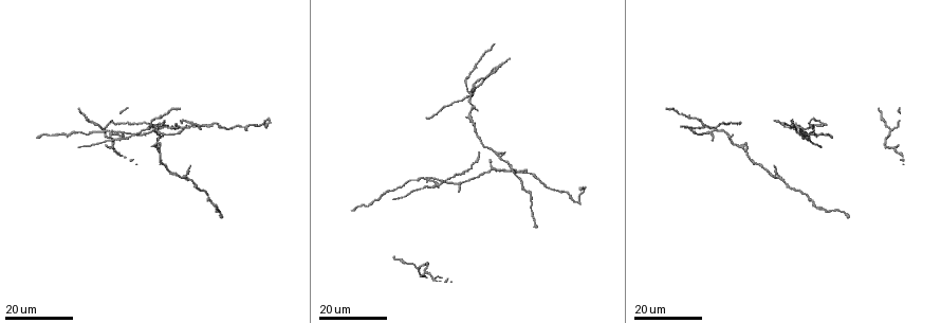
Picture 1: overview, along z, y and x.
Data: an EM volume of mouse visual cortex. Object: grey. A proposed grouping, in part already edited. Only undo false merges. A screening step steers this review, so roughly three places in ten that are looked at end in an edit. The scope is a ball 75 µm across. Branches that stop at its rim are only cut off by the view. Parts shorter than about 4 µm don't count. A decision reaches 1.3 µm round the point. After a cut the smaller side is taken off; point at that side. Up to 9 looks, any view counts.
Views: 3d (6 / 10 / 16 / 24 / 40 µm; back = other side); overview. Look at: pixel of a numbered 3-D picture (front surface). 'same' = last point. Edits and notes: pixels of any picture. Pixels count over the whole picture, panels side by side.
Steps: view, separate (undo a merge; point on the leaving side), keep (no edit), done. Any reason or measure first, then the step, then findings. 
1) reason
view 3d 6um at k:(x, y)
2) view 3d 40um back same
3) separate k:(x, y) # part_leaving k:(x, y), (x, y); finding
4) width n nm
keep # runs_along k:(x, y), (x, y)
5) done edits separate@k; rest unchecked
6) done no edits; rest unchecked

thick turns thin
view 3d 24um at 1:(206, 123)

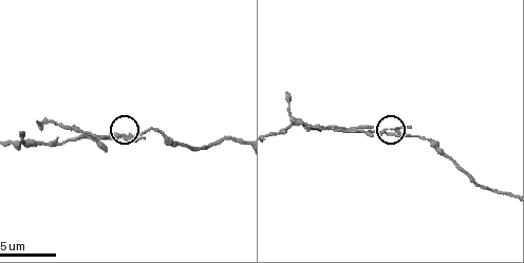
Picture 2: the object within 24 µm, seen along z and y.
view 3d 6um at 2:(396, 132)

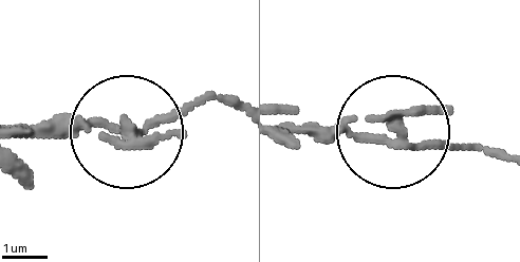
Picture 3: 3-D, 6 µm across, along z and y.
other side
view 3d 6um back at 3:(385, 132)

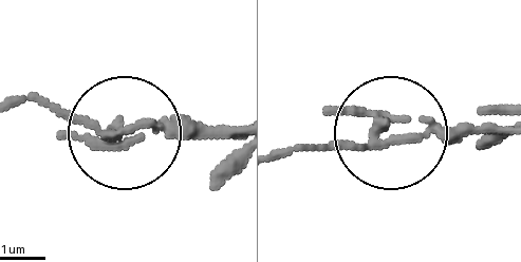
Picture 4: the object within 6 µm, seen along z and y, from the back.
width 190 nm
keep # runs_along 4:(497, 127), (281, 150); continuous, no second neuron

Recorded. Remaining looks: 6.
a fork
view 3d 16um at 1:(474, 123)

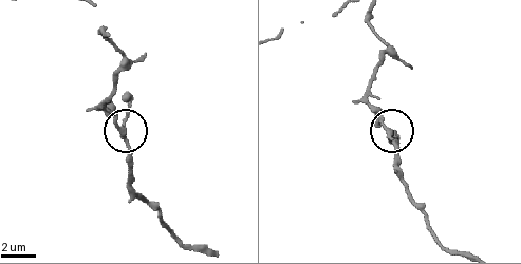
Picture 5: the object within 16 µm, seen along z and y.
view 3d 6um at 5:(123, 132)

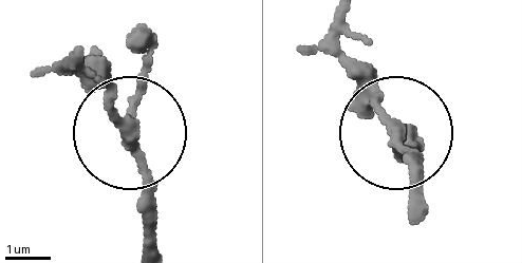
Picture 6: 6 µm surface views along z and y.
width 210 nm
keep # all the same neuron

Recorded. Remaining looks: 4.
branch point
view 3d 24um at 1:(111, 132)

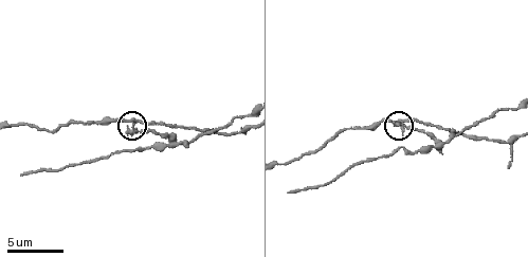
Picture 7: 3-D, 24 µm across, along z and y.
closer look
view 3d 10um at 7:(132, 121)

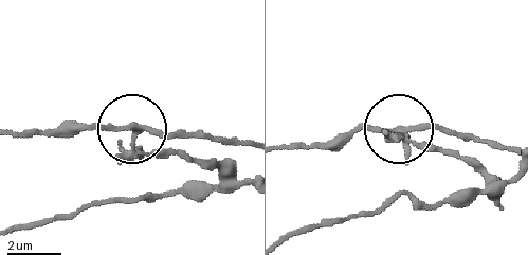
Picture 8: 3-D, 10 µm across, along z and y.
arms 3
separate 8:(160, 158) # a second neuron is stuck on

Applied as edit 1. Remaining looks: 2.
done edits separate@8; rest unchecked

